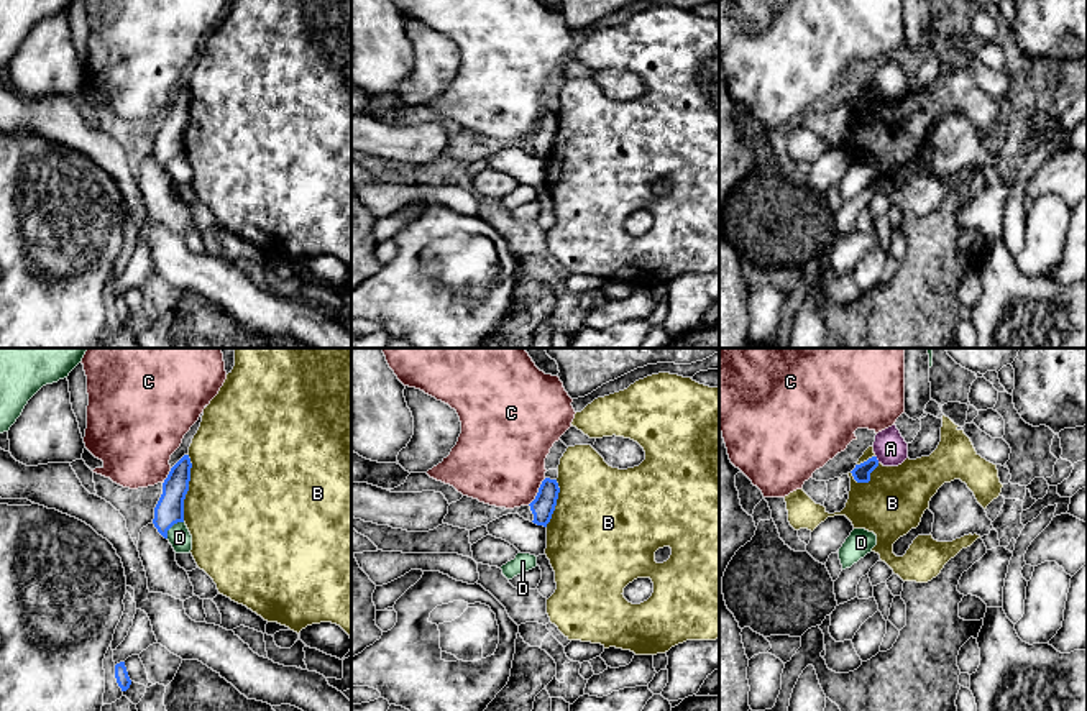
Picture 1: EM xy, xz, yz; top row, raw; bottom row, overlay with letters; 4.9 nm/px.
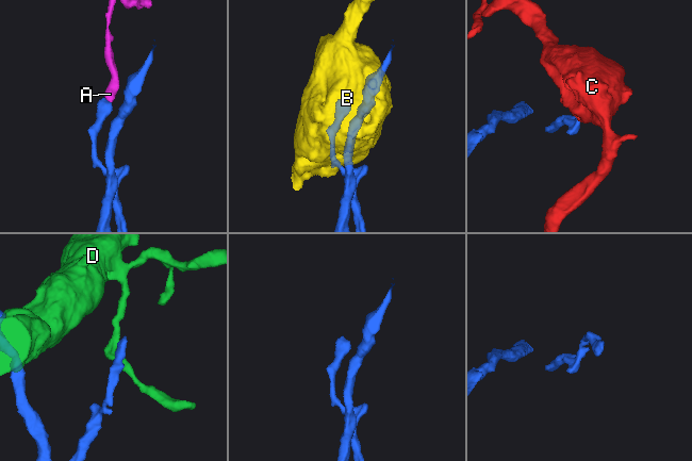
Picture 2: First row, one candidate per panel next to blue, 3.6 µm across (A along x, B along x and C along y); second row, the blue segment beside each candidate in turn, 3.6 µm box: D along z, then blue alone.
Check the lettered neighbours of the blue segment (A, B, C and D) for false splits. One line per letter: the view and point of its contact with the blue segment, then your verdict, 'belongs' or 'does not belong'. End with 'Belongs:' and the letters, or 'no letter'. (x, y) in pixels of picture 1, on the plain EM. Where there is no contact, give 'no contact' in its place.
A: yz (876, 91) | does not belong
B: xy (188, 120) | does not belong
C: xz (539, 123) | does not belong
D: xy (171, 158) | does not belong
Belongs: no letter

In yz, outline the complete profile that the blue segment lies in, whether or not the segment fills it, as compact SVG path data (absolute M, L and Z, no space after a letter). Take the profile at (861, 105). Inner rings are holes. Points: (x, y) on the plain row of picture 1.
M877 89L869 90L867 94L855 97L851 103L857 115L869 115L870 105L878 99Z

